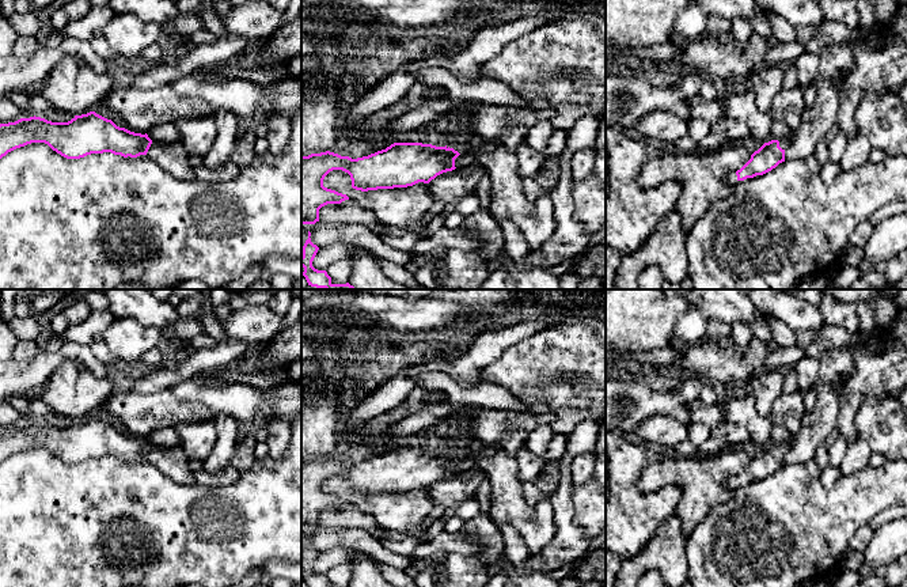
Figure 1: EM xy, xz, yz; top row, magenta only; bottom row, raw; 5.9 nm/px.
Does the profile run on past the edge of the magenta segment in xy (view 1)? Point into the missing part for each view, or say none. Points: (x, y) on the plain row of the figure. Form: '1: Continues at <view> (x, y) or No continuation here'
1: No continuation here

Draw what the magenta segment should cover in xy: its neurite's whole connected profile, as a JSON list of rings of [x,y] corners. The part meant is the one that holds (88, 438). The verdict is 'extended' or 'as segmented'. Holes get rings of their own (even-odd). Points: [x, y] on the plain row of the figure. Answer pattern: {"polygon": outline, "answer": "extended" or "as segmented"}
{"polygon": [[[95,416],[75,420],[68,427],[52,427],[41,421],[0,428],[0,463],[31,447],[45,447],[67,463],[111,457],[124,462],[147,459],[152,444],[117,431]]], "answer": "as segmented"}

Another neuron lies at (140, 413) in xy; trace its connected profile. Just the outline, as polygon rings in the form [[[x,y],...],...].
[[[132,390],[113,393],[96,413],[109,413],[117,417],[124,424],[125,433],[141,439],[164,427],[215,419],[204,405],[181,401],[170,390],[148,394]]]

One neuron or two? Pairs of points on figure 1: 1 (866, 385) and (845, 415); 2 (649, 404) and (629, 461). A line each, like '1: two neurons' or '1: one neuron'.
1: one neuron
2: two neurons

